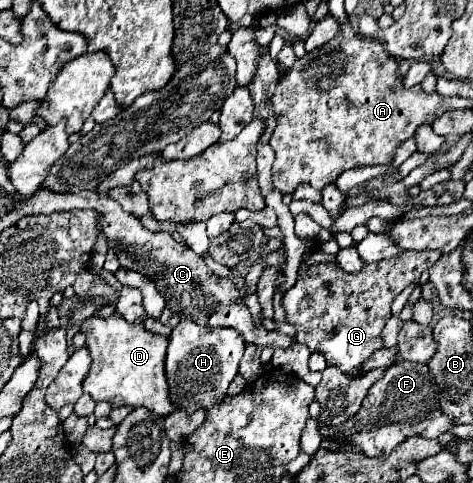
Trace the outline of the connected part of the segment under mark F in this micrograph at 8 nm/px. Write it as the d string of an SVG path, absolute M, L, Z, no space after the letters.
M400 360L394 366L390 366L384 378L380 378L368 390L368 396L364 398L360 412L342 426L322 426L317 411L317 400L310 404L309 413L312 418L318 420L319 430L324 438L334 438L348 446L360 446L364 448L366 456L386 458L400 442L418 432L424 432L424 438L438 438L440 434L456 426L454 418L442 414L439 395L440 389L426 364Z

